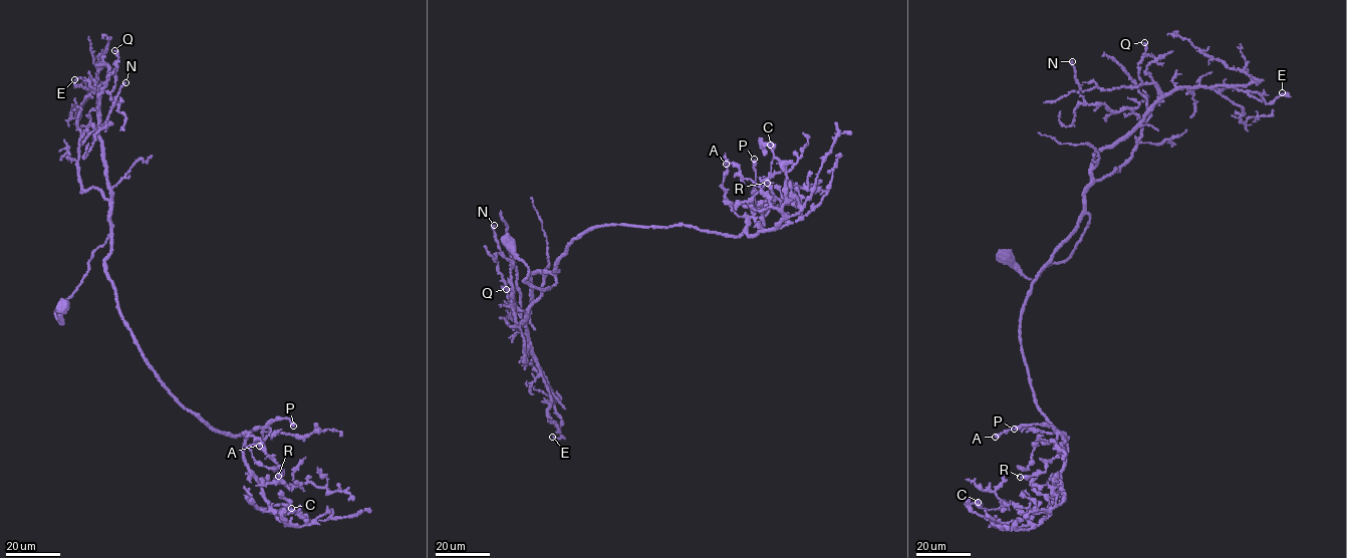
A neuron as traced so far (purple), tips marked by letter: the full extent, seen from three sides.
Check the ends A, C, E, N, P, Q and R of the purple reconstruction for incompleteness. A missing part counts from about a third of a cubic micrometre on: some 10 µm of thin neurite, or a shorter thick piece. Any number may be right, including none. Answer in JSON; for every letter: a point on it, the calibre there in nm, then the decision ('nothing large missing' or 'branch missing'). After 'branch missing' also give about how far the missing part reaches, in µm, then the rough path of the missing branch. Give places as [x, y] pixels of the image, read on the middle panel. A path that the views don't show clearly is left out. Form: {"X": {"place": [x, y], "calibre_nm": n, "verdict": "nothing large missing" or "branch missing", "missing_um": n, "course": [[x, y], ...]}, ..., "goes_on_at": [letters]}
{"A": {"place": [726, 164], "calibre_nm": 550, "verdict": "nothing large missing"}, "C": {"place": [770, 145], "calibre_nm": 260, "verdict": "nothing large missing"}, "E": {"place": [552, 437], "calibre_nm": 200, "verdict": "nothing large missing"}, "N": {"place": [494, 225], "calibre_nm": 340, "verdict": "nothing large missing"}, "P": {"place": [754, 159], "calibre_nm": 200, "verdict": "nothing large missing"}, "Q": {"place": [506, 289], "calibre_nm": 130, "verdict": "nothing large missing"}, "R": {"place": [767, 183], "calibre_nm": 260, "verdict": "nothing large missing"}, "goes_on_at": []}

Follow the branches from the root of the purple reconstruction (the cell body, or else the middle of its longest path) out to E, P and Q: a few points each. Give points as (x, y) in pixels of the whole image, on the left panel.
E: (62, 305), (62, 323), (56, 310), (111, 233), (96, 80), (87, 90), (82, 78), (74, 79)
P: (62, 305), (62, 323), (56, 310), (110, 236), (120, 315), (168, 391), (234, 436), (284, 417), (293, 426)
Q: (62, 305), (62, 323), (56, 310), (111, 233), (111, 190), (97, 131), (99, 99), (115, 84), (114, 50)

